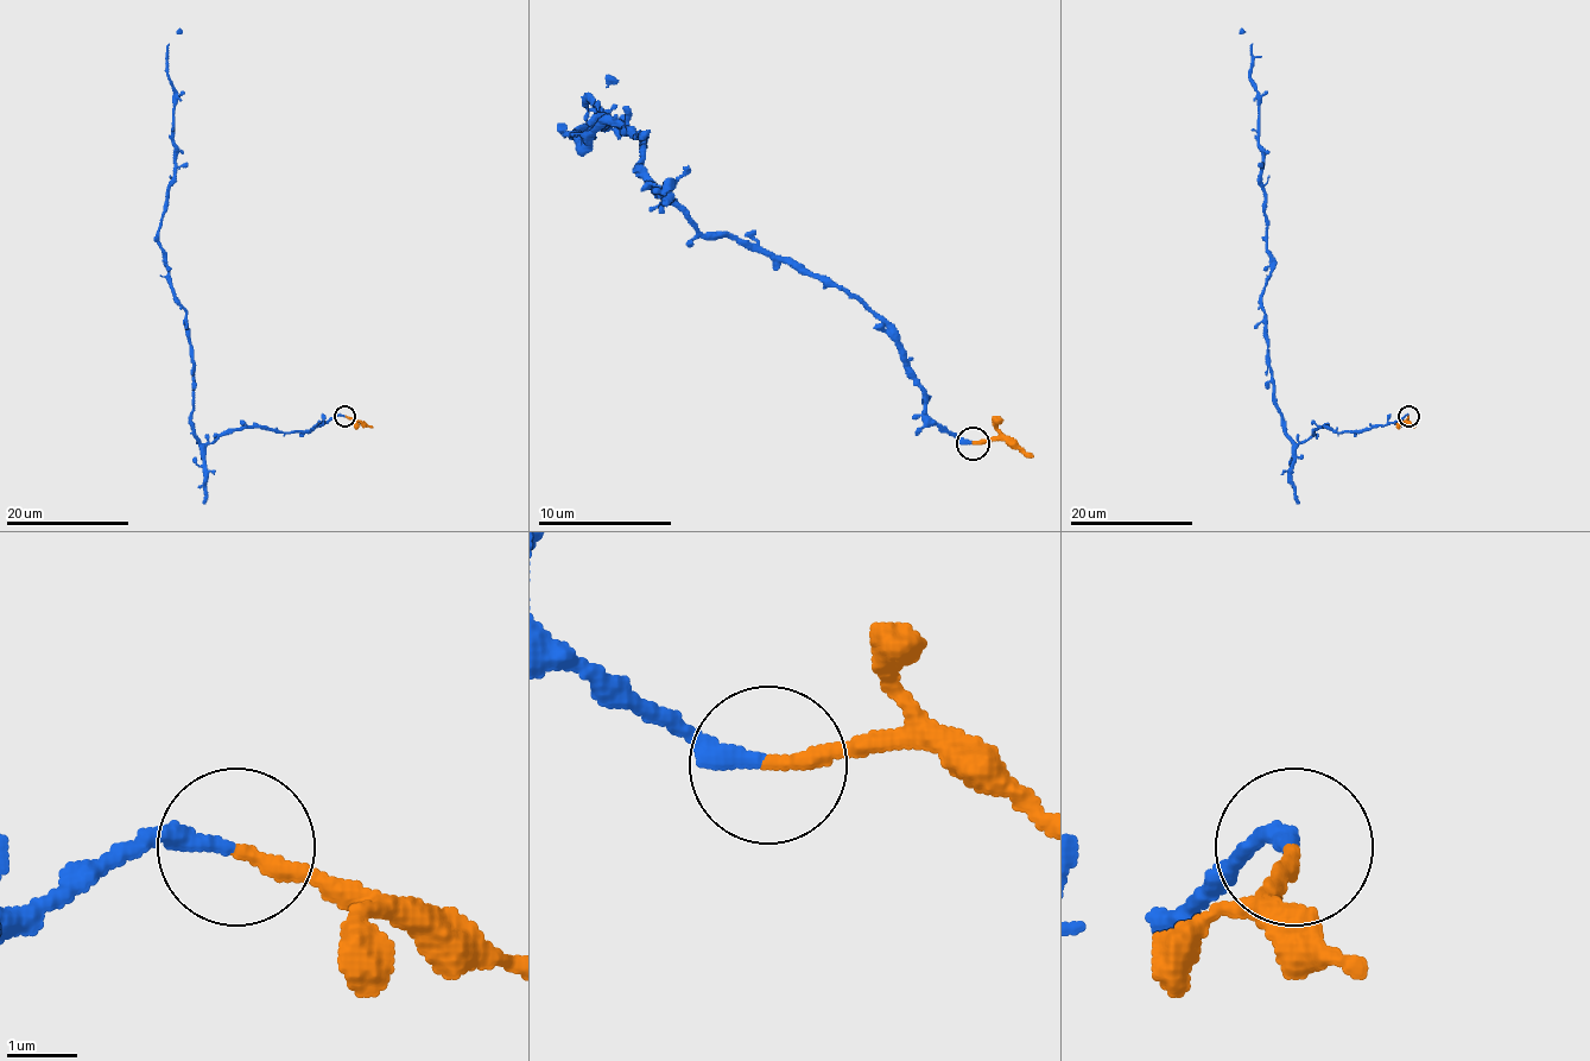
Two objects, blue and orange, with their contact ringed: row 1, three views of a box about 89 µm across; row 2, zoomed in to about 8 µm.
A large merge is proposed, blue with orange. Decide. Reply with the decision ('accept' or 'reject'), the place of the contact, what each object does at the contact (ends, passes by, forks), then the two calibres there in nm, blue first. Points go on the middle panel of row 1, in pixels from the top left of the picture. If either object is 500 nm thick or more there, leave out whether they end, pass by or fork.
accept; place (973, 443); blue ends; orange ends; calibres 280 and 240 nm

